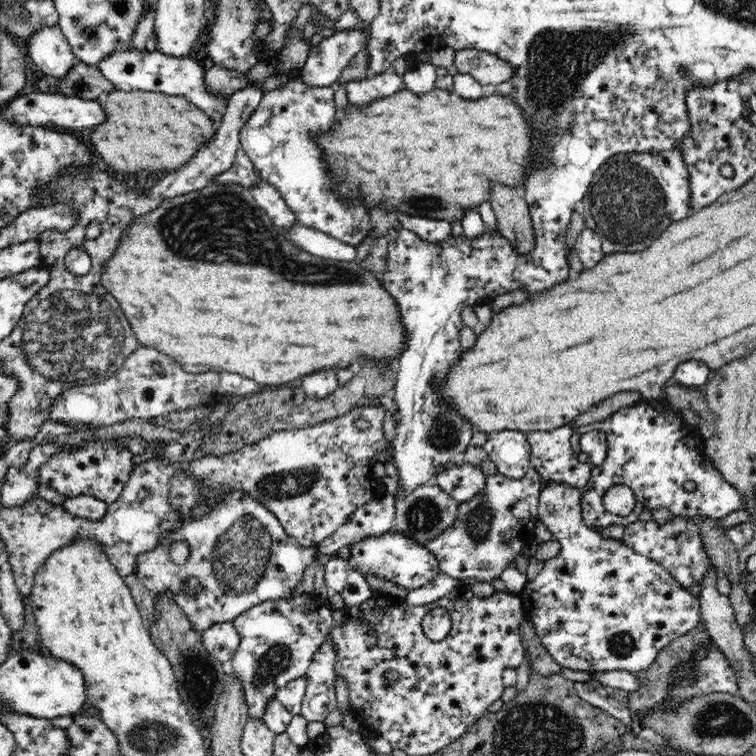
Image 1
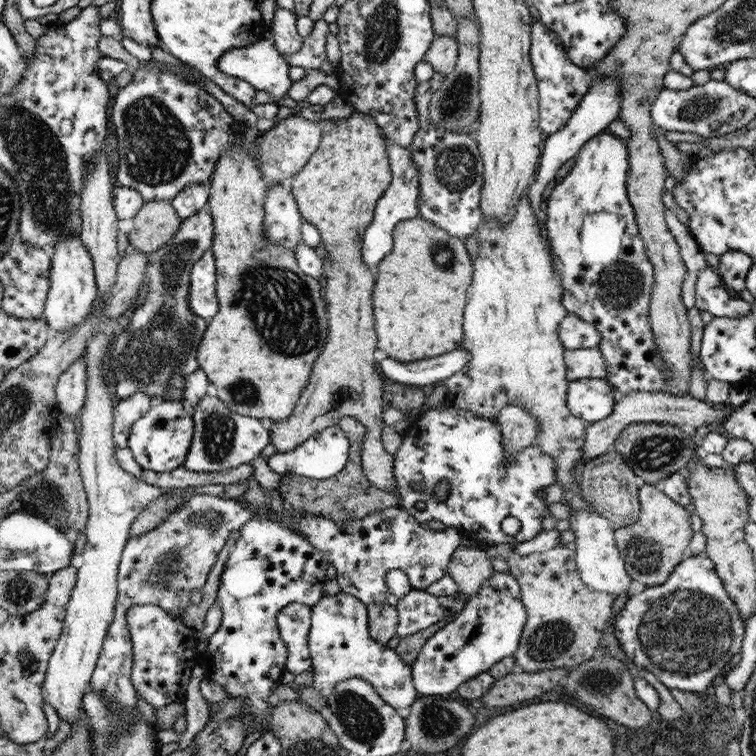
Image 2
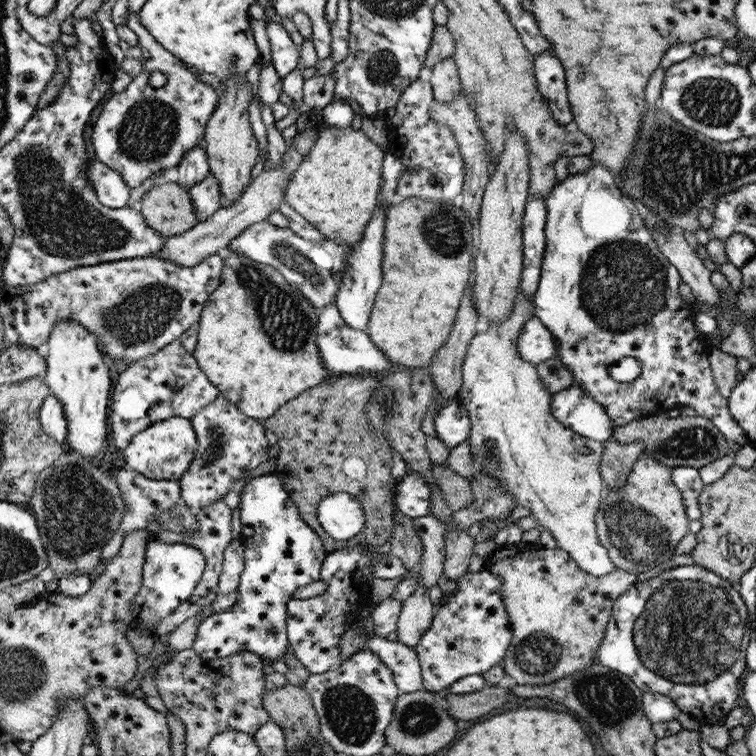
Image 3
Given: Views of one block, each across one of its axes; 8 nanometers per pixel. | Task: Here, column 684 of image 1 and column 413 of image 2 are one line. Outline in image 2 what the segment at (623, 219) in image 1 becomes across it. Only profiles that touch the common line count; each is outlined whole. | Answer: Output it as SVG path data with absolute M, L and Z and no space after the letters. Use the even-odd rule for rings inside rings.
M383 136L385 147L391 166L391 181L384 192L384 196L378 200L376 204L376 212L374 212L374 222L366 228L366 232L362 239L362 258L365 265L372 270L376 270L376 266L384 256L390 254L392 249L392 234L394 227L398 222L416 218L418 214L418 197L419 197L419 170L413 163L410 151L403 146L392 142L388 137Z

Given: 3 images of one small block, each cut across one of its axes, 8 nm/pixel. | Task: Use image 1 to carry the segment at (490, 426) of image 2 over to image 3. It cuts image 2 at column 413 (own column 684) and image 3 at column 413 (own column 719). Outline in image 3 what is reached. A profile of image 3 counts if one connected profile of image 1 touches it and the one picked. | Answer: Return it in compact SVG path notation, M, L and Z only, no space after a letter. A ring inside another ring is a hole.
M410 474L398 483L395 504L411 519L432 514L430 509L430 489L420 474Z

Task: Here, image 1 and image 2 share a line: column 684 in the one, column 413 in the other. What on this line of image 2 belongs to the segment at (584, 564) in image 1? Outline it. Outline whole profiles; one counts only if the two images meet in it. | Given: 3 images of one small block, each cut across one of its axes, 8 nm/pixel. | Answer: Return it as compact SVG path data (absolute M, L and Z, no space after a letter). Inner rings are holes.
M413 588L404 598L399 598L396 606L398 614L397 635L401 638L409 637L421 630L428 629L432 625L444 619L454 620L458 614L466 608L468 595L458 592L450 596L434 596L425 590Z

